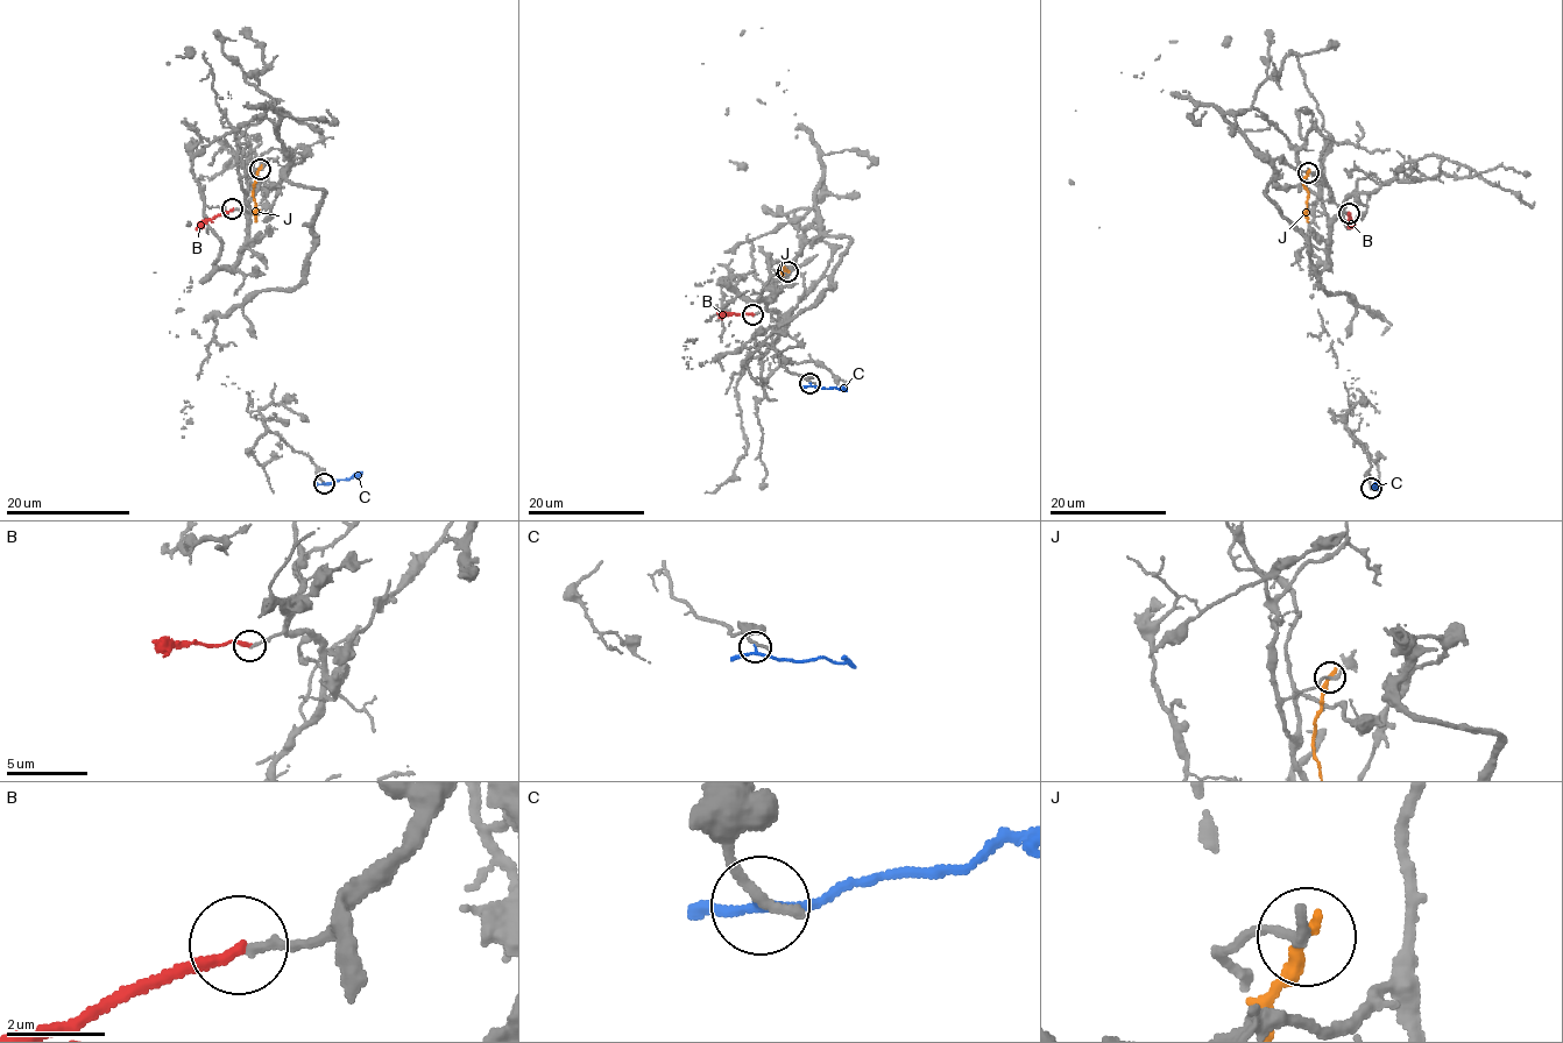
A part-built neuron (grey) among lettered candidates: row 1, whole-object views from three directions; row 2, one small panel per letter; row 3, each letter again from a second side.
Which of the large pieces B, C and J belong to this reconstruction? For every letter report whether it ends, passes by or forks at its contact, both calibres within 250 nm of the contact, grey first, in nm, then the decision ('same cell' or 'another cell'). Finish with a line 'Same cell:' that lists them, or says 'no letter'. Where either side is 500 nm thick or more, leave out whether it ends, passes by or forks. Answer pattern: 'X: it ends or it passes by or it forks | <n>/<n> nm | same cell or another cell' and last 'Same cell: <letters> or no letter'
B: it ends | 190/240 nm | another cell
C: it passes by | 240/140 nm | another cell
J: it ends | 260/320 nm | another cell
Same cell: no letter

